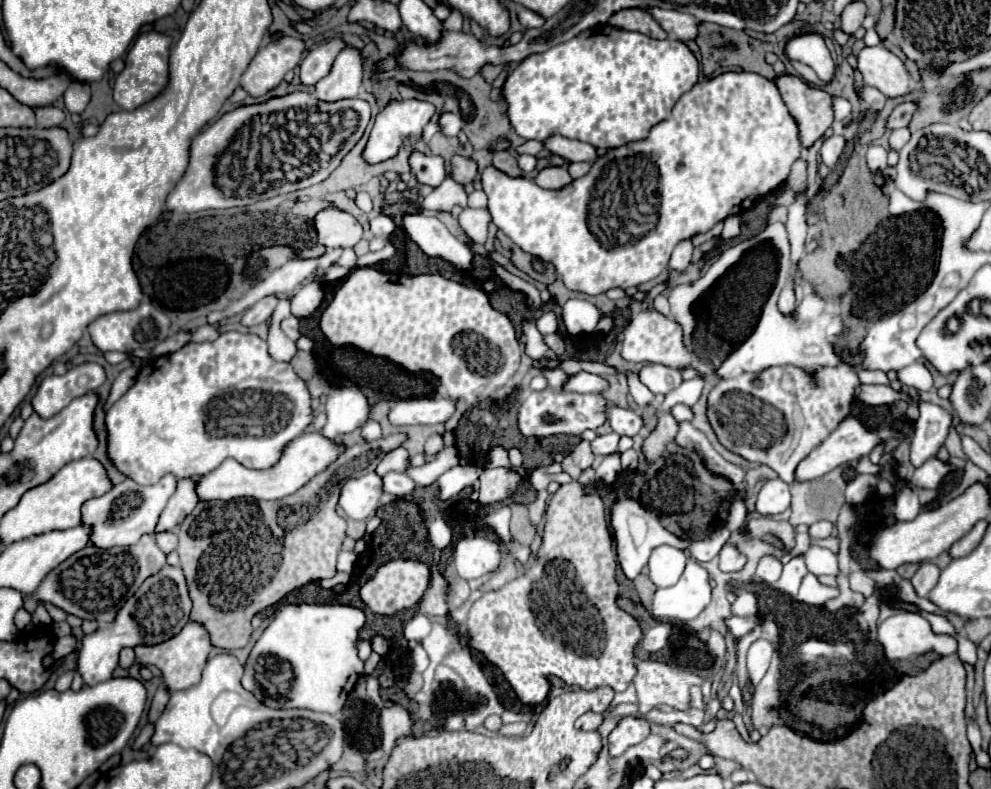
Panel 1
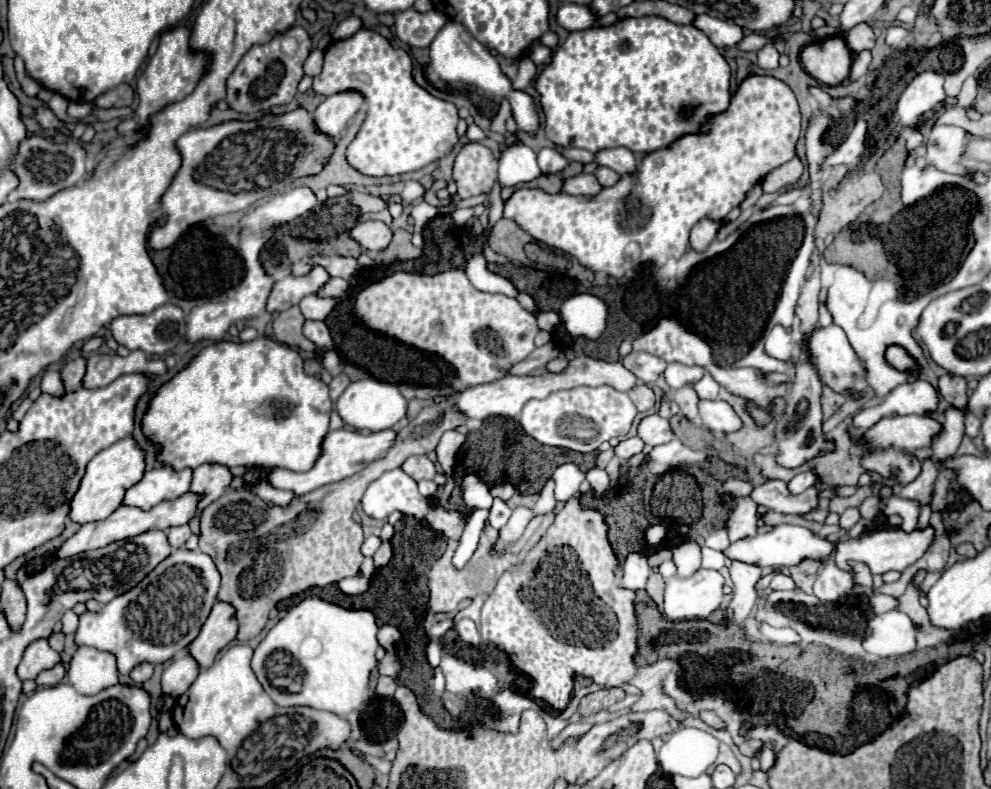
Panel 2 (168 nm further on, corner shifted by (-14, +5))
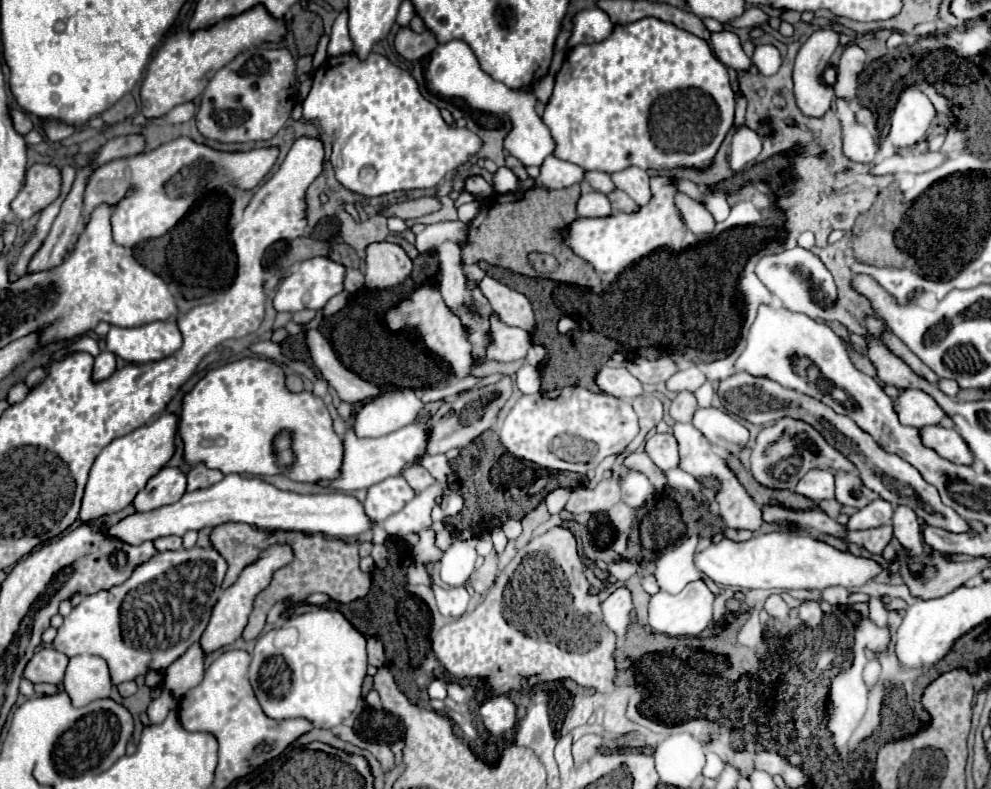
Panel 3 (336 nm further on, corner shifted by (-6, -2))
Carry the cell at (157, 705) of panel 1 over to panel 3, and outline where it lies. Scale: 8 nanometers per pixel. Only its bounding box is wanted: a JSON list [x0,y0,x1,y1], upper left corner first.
[162,643,204,697]

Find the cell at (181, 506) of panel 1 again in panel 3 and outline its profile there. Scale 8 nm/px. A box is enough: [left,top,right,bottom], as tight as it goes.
[188,465,224,491]

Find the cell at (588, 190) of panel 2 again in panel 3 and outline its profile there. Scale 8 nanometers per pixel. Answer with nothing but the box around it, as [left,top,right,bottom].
[576,191,612,217]

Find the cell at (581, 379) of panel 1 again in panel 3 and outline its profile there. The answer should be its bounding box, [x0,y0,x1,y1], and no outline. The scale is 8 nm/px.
[596,367,642,399]

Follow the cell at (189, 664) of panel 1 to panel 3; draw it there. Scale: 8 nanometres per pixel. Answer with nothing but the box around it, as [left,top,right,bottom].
[200,545,292,655]

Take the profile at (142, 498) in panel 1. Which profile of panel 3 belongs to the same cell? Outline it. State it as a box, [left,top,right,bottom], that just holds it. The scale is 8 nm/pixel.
[132,467,186,513]

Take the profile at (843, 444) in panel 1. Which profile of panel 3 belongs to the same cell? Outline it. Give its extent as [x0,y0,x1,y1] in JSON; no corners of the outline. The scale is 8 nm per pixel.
[920,425,972,465]

